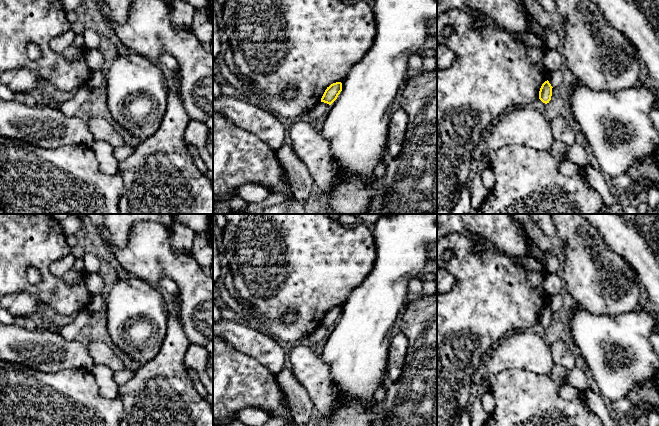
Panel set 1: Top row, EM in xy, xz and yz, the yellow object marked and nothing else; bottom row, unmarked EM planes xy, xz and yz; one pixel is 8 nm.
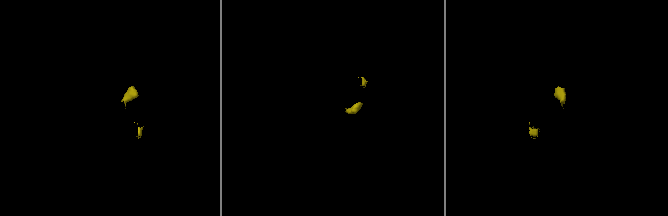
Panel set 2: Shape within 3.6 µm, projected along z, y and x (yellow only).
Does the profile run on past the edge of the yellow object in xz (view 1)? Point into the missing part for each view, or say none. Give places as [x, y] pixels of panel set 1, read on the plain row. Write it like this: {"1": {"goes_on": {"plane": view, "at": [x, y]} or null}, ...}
{"1": {"goes_on": null}}

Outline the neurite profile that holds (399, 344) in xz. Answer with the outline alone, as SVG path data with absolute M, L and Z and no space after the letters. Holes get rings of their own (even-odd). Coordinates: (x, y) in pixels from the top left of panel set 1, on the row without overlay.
M398 333L389 340L389 358L387 365L387 376L392 382L399 379L405 357L407 355L407 349L409 347L409 340L403 333Z

